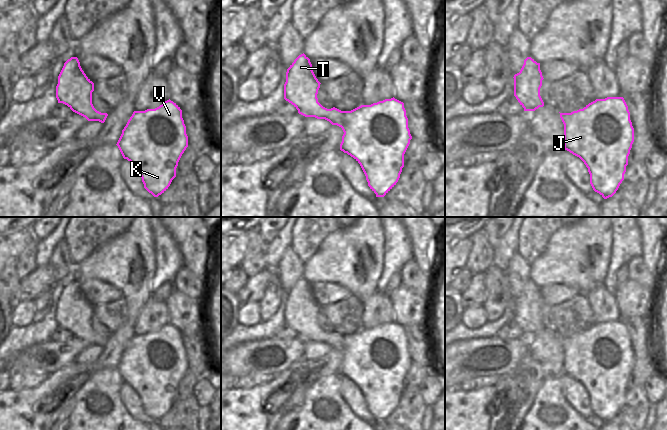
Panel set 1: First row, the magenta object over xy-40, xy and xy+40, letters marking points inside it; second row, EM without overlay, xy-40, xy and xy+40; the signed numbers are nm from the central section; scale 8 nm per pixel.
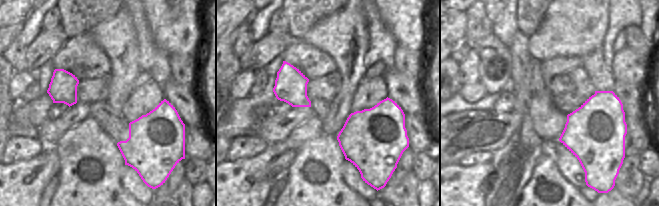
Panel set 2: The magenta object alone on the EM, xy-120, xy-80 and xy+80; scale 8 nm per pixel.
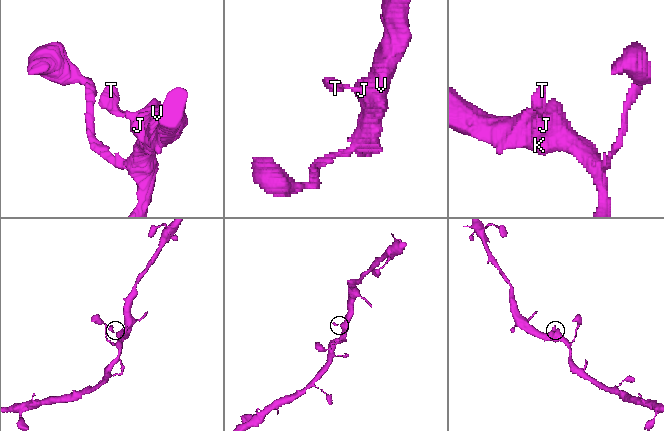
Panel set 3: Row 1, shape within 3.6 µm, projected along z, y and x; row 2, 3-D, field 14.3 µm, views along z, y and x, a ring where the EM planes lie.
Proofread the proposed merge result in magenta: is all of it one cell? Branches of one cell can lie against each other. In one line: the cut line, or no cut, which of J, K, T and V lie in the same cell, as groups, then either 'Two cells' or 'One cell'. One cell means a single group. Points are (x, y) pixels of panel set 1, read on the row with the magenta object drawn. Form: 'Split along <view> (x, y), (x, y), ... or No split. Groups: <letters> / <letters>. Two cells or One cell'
No split. Groups: J K T V. One cell.

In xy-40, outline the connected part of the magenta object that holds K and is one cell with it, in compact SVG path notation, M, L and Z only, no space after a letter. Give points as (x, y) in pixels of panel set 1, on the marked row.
M169 99L155 109L134 111L116 145L123 158L138 170L144 188L154 197L158 197L176 177L178 162L188 147L182 110Z

